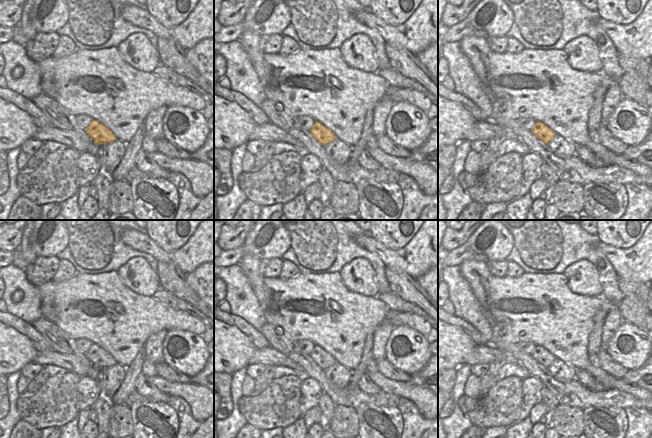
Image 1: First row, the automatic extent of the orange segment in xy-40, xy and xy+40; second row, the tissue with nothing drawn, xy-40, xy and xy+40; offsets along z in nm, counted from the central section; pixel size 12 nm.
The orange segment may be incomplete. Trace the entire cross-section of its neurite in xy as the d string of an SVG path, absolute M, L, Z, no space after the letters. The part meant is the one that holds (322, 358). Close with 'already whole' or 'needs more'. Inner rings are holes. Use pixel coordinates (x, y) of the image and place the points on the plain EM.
M315 345L310 354L312 360L322 369L327 369L337 363L336 359L323 348Z; already whole

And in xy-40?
M92 344L85 355L97 368L106 368L117 364L112 355L97 344Z; already whole

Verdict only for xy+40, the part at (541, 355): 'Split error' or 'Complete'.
Complete

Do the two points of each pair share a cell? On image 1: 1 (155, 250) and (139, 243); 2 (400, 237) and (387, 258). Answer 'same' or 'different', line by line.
1: same
2: different

